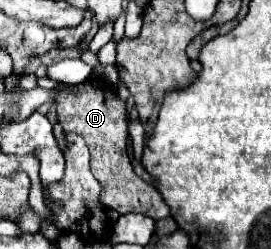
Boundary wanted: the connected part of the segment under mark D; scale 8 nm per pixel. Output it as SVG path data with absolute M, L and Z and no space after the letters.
M89 77L89 81L81 83L81 95L79 97L63 97L59 95L61 89L67 85L61 85L57 91L57 119L61 127L67 133L77 133L85 139L89 151L91 151L91 173L101 183L101 203L107 209L115 209L117 213L141 213L151 219L163 219L169 217L169 205L163 201L161 193L147 185L135 171L125 151L127 141L127 123L125 123L125 103L119 99L119 95L105 85L101 79Z

